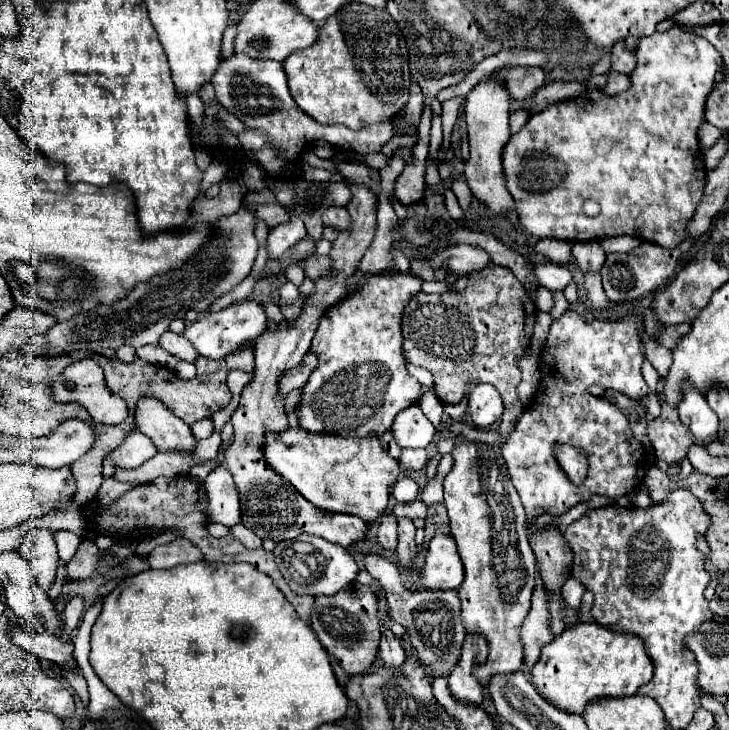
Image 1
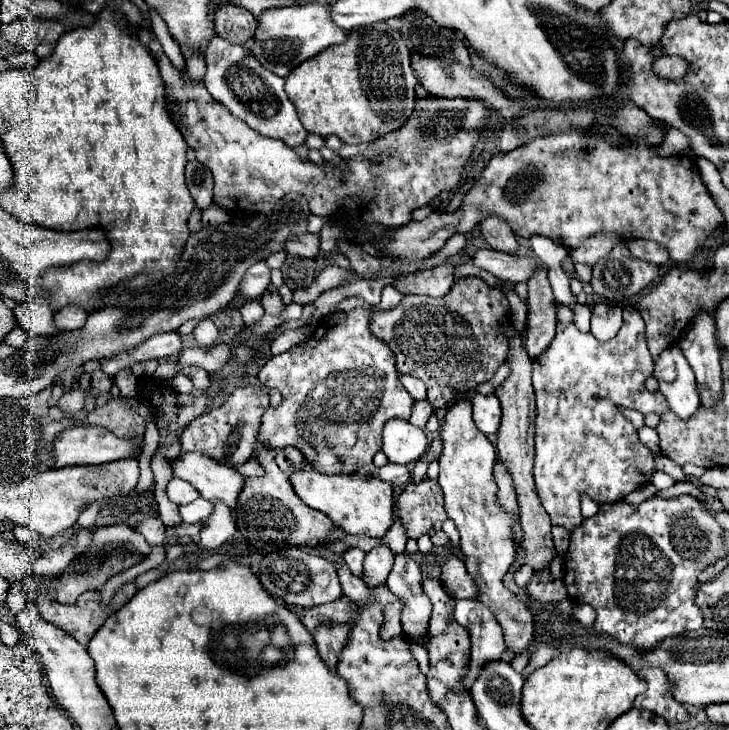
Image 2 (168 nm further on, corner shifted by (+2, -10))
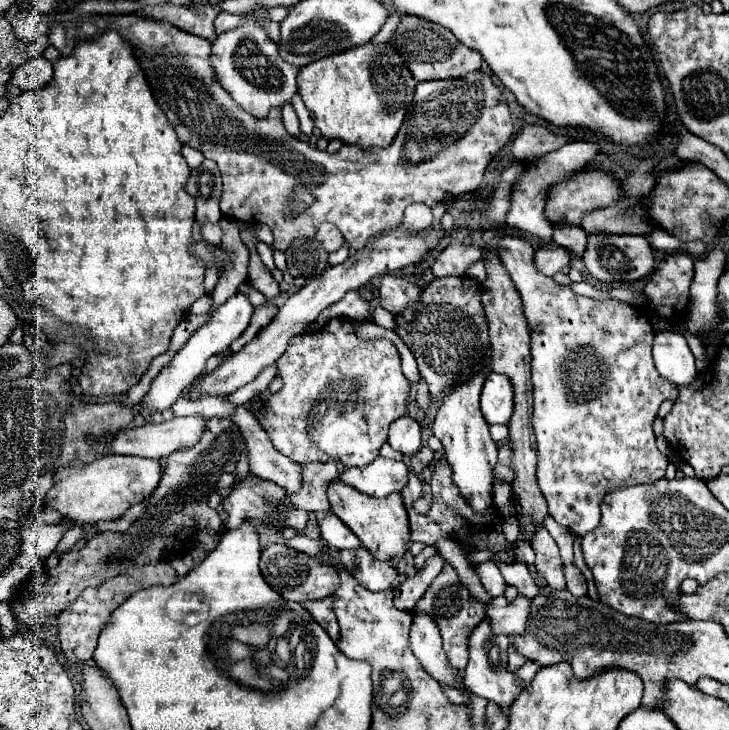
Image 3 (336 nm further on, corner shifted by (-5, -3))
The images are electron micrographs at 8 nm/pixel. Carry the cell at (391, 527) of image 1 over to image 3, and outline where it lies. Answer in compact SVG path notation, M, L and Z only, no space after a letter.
M360 545L356 549L342 549L340 559L344 569L368 591L384 591L392 587L392 581L396 579L396 569L390 563L376 561L372 555L366 553L366 549Z

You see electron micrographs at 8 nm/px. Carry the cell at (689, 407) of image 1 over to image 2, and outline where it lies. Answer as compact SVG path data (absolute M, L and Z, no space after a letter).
M677 346L665 350L657 358L655 378L659 380L659 388L669 402L669 408L681 420L689 420L697 412L701 402L699 402L693 370L689 368L683 352Z

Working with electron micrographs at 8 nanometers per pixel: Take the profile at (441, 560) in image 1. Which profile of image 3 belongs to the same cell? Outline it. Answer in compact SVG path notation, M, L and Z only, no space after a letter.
M486 561L486 563L478 565L478 567L476 567L476 573L478 573L484 589L486 589L492 597L504 595L508 583L504 581L504 577L502 577L502 573L500 573L500 569L498 569L498 565L496 565L494 561Z

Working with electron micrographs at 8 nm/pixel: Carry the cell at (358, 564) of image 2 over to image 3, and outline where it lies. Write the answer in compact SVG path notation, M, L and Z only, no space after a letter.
M334 513L322 515L318 525L324 541L334 549L354 549L360 545L358 537Z

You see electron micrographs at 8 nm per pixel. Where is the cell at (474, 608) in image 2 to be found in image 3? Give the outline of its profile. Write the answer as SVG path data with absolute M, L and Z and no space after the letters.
M494 597L490 605L486 605L486 617L492 623L492 631L496 635L516 635L526 627L526 619L530 613L530 599L516 597L508 601L506 597Z

